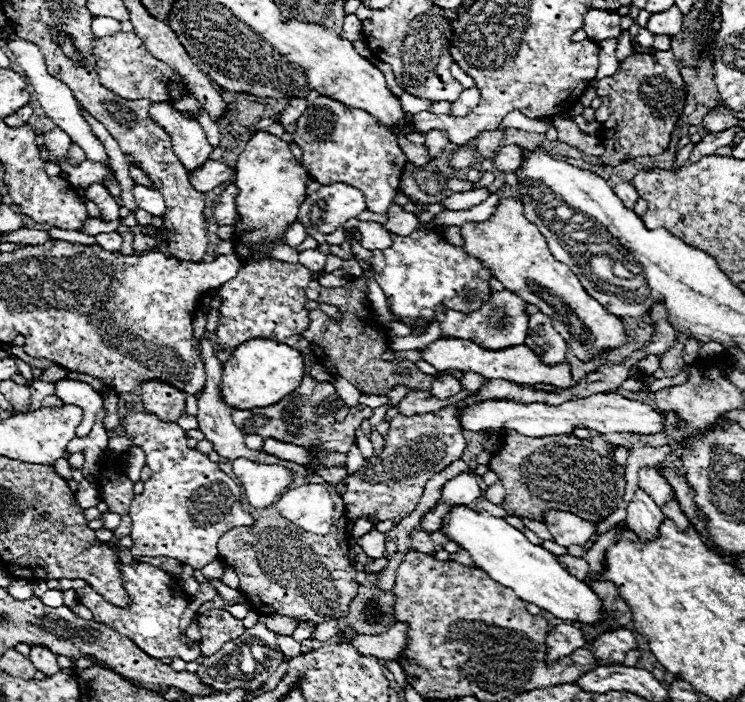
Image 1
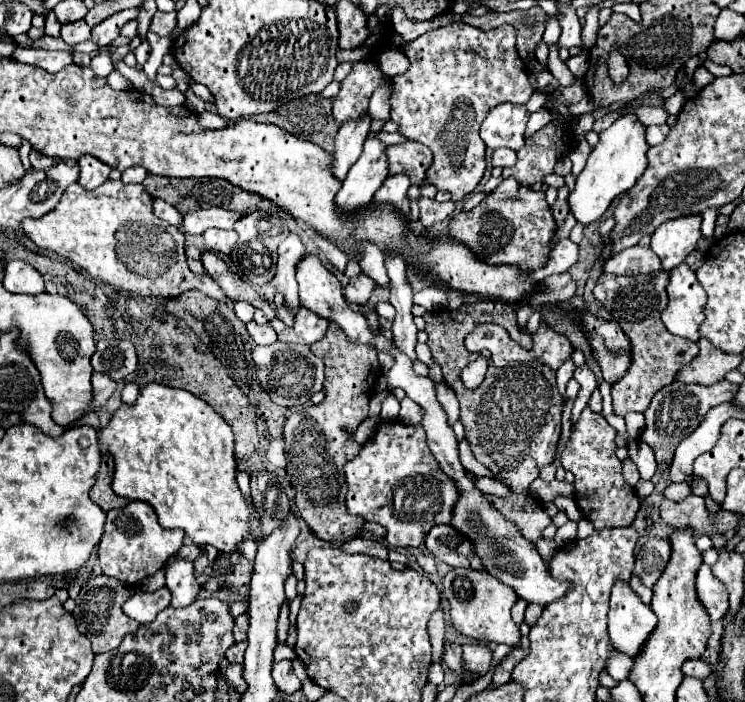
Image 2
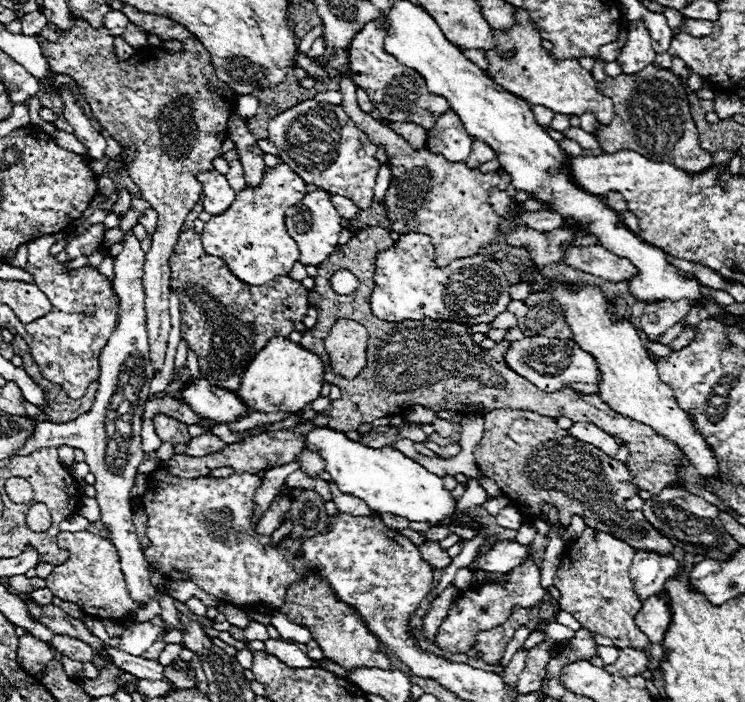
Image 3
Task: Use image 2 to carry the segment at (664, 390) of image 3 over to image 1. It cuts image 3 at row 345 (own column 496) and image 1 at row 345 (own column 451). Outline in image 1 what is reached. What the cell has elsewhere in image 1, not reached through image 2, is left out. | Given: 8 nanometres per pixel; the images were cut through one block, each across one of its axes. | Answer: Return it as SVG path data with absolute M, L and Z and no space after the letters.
M512 196L502 198L488 220L466 222L460 226L460 236L464 240L464 252L478 258L486 270L504 284L504 288L516 292L528 304L538 306L540 312L550 314L554 328L568 342L576 358L590 360L594 354L598 356L612 346L626 344L620 318L608 314L602 304L586 294L576 274L572 274L566 264L552 258L544 236L532 222L526 220L520 200Z

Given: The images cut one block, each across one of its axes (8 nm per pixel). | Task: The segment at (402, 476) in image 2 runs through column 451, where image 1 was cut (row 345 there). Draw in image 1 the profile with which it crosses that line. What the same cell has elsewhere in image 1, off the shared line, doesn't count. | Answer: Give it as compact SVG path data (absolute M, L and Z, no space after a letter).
M492 290L490 298L474 312L462 314L456 310L450 310L444 304L438 304L434 308L436 322L442 328L442 336L452 336L452 338L466 338L472 342L478 342L478 346L486 350L504 350L506 346L518 346L524 344L526 340L526 330L528 330L528 312L526 312L528 302L518 298L518 294L510 290Z

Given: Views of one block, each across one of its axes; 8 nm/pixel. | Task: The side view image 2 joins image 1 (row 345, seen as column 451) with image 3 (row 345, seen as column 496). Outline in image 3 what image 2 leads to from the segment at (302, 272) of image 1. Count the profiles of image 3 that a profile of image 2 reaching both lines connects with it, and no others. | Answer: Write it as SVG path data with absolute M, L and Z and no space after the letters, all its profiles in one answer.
M186 230L180 234L170 256L172 280L180 300L180 334L188 348L196 354L200 374L212 386L230 392L240 390L240 380L254 356L266 346L270 338L288 338L294 322L302 322L308 310L308 290L288 278L274 278L266 286L246 286L226 268L222 258L204 252L200 234Z

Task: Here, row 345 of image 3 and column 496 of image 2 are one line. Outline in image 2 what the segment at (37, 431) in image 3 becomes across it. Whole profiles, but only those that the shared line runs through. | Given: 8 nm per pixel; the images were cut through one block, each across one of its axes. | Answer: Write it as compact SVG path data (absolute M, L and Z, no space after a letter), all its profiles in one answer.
M510 102L494 106L480 128L480 138L492 150L510 148L520 150L524 146L524 128L528 122L528 108Z

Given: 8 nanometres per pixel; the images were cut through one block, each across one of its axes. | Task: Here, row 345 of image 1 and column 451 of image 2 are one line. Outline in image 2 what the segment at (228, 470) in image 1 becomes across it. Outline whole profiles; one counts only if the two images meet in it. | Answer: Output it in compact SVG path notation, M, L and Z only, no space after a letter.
M418 198L418 206L420 206L420 224L424 228L430 228L442 220L446 220L448 216L452 216L454 212L454 202L436 202L436 200L428 200L428 198Z

